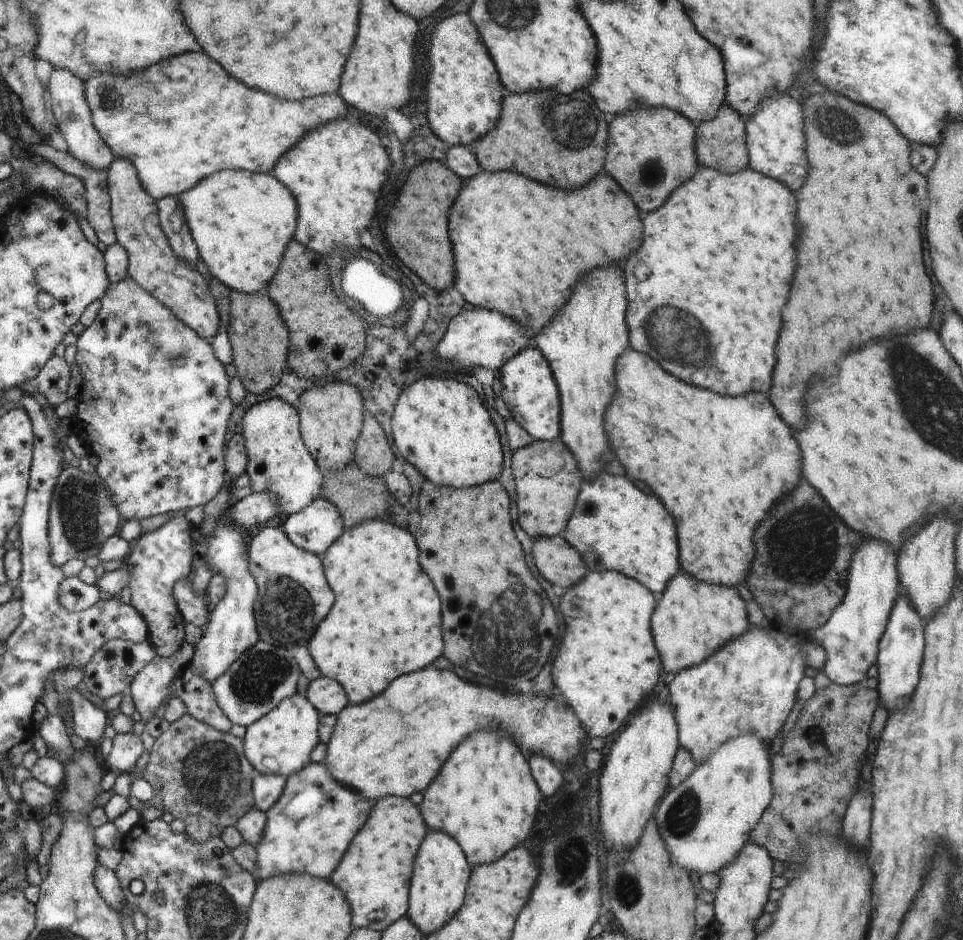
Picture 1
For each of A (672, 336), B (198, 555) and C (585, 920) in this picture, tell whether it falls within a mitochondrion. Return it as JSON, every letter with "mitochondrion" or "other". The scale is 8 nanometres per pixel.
{"A":"mitochondrion","B":"other","C":"other"}

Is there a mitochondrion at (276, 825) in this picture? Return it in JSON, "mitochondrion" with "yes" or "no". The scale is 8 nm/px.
{"mitochondrion":"no"}

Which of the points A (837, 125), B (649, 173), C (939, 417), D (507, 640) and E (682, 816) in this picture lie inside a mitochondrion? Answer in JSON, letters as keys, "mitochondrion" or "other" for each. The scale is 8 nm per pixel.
{"A":"mitochondrion","B":"mitochondrion","C":"mitochondrion","D":"mitochondrion","E":"mitochondrion"}

